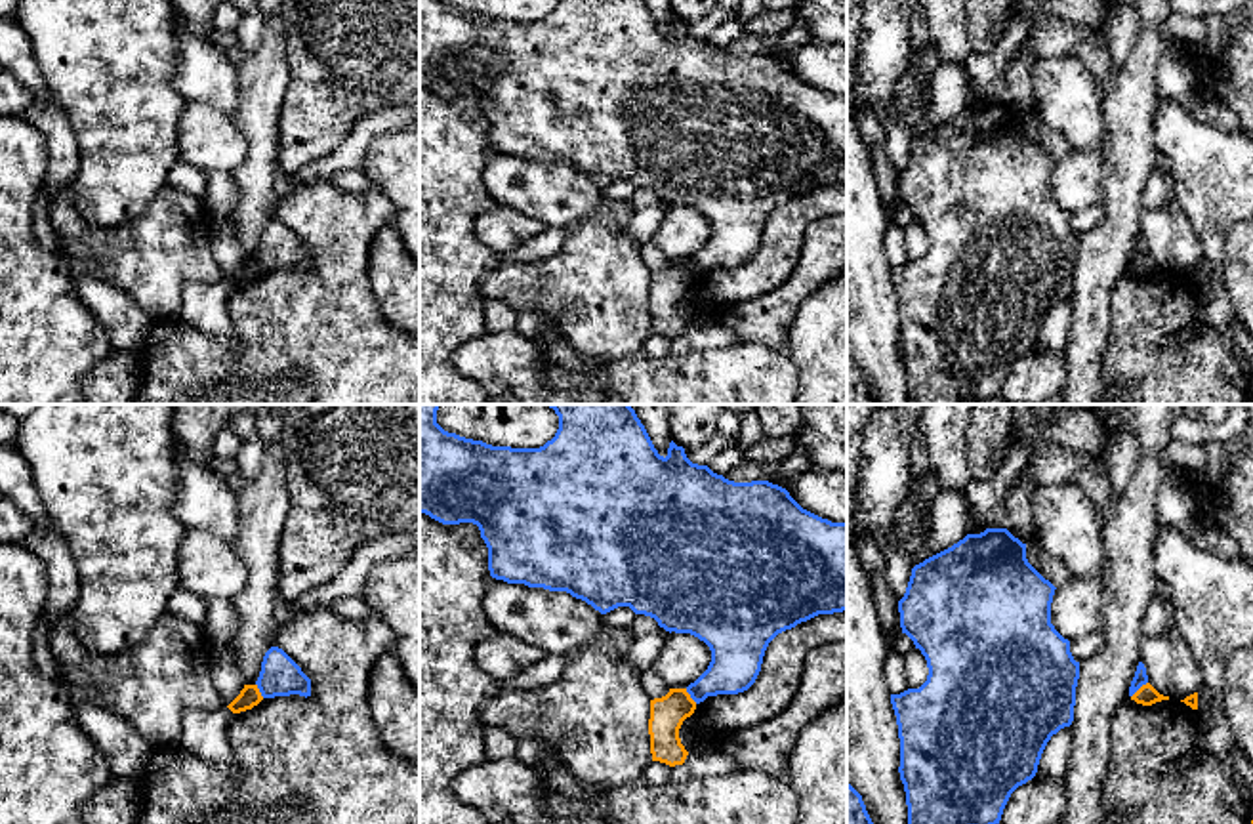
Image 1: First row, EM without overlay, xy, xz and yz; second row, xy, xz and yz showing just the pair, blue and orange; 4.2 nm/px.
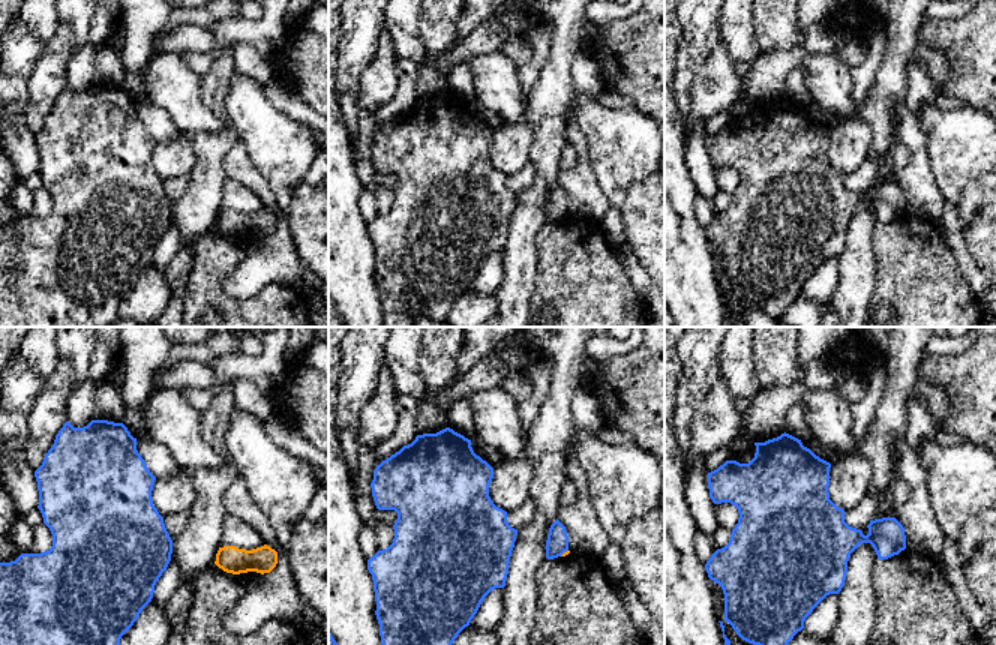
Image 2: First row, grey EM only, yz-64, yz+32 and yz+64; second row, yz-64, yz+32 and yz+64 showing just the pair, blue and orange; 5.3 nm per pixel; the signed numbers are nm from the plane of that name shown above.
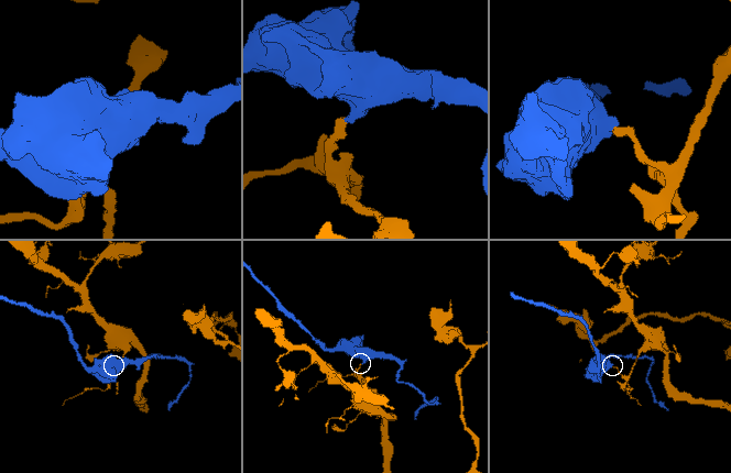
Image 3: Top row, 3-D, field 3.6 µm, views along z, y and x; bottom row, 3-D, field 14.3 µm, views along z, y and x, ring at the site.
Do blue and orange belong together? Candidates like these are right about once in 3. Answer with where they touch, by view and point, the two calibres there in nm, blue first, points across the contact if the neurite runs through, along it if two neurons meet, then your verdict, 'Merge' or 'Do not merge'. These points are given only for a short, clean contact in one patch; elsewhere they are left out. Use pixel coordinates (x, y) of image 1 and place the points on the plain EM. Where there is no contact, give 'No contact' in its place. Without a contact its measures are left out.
Touches blue at yz (1139, 260). Thickness 60 nm (blue) against 90 nm. Boundary: yz (1147, 254), (1131, 269). Do not merge

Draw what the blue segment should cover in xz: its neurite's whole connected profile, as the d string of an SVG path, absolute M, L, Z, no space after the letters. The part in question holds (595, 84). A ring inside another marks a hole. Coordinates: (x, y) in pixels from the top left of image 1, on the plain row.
M420 0L420 86L442 97L477 97L496 153L566 164L601 187L629 179L669 206L704 214L711 235L687 259L696 277L748 263L778 206L818 187L847 183L847 95L803 82L769 53L729 53L692 36L673 13L664 31L645 0L559 0L540 21L492 19L442 0Z

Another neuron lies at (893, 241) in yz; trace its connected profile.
M891 223L883 235L883 250L891 267L908 263L906 235L896 223Z

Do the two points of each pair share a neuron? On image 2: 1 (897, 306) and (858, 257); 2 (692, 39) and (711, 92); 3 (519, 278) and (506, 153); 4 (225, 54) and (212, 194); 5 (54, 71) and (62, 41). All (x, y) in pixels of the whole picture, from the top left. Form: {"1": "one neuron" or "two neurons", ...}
{"1": "two neurons", "2": "two neurons", "3": "two neurons", "4": "one neuron", "5": "one neuron"}

